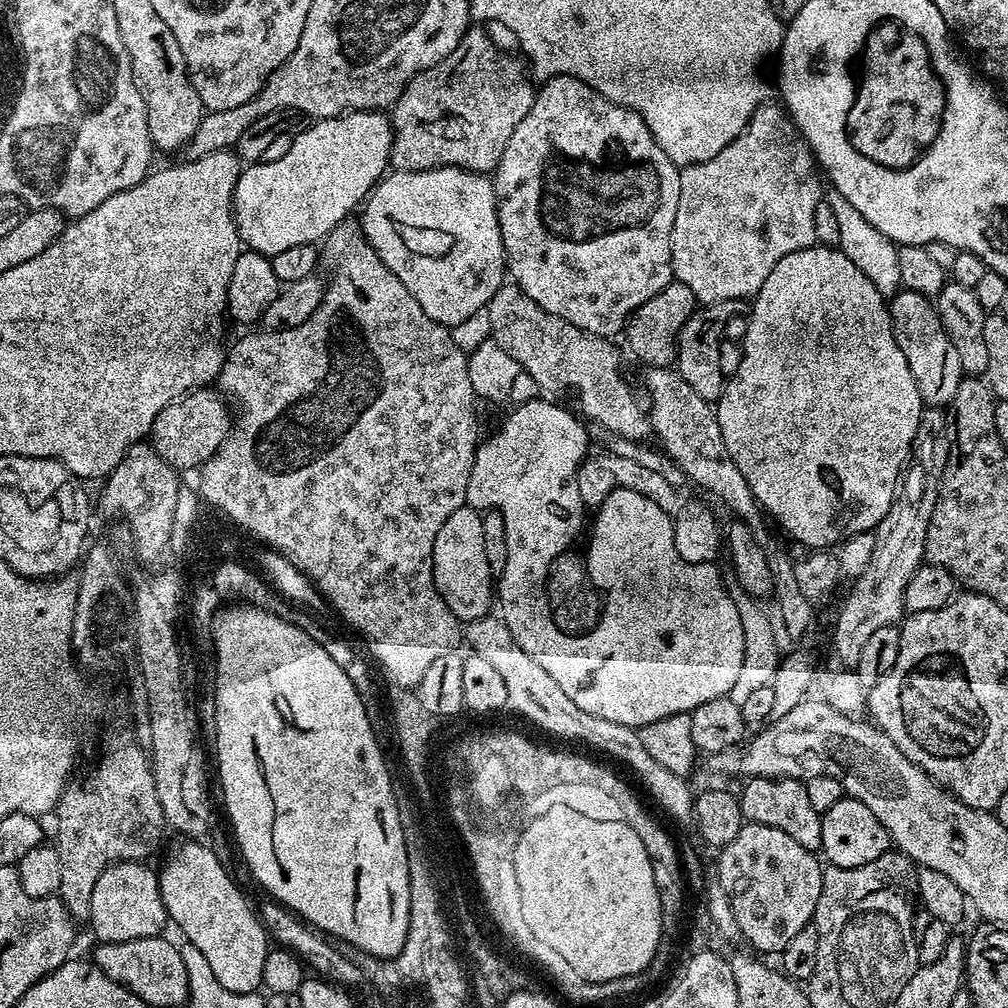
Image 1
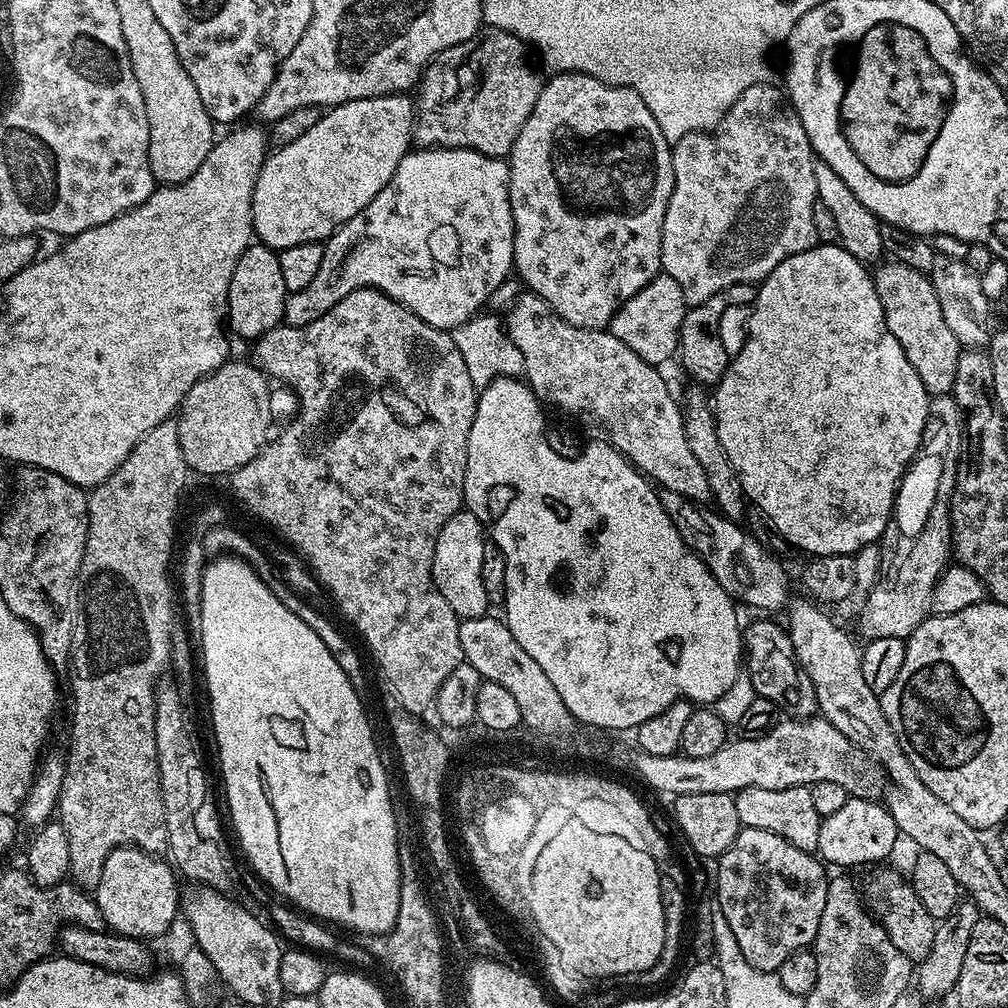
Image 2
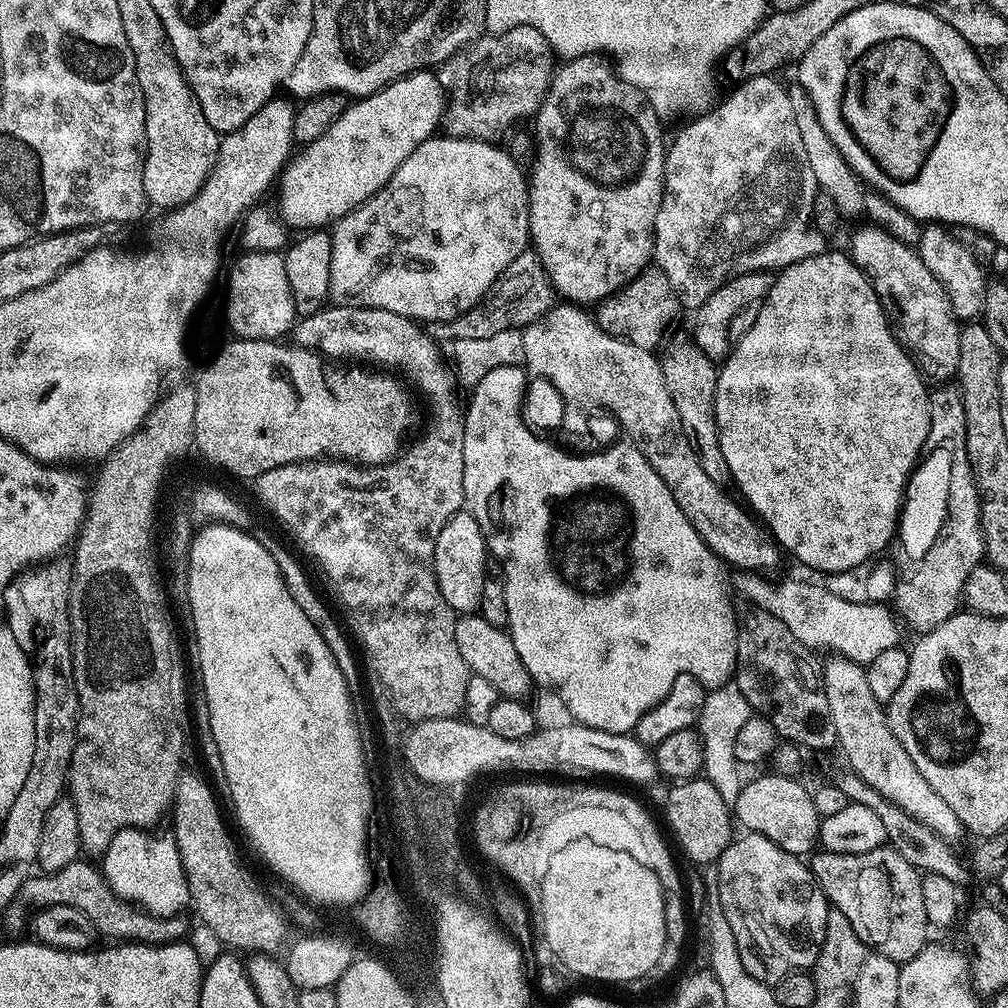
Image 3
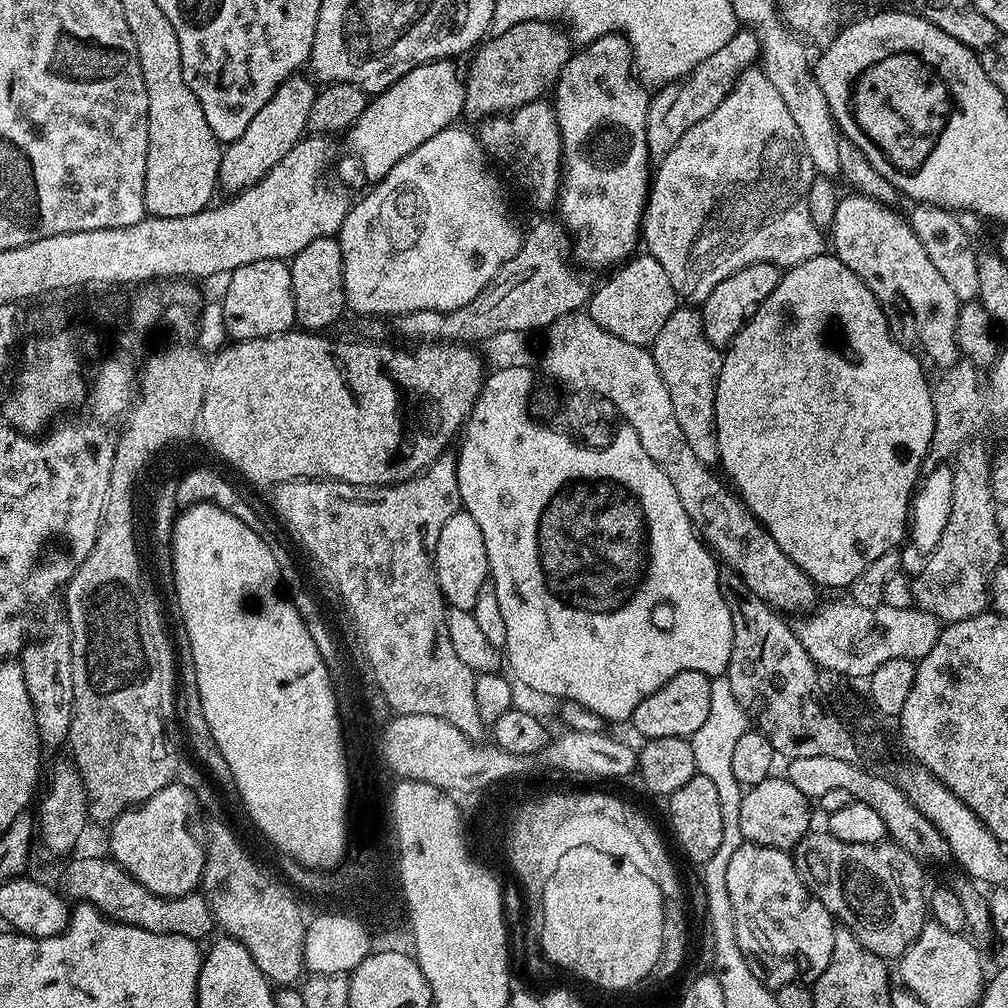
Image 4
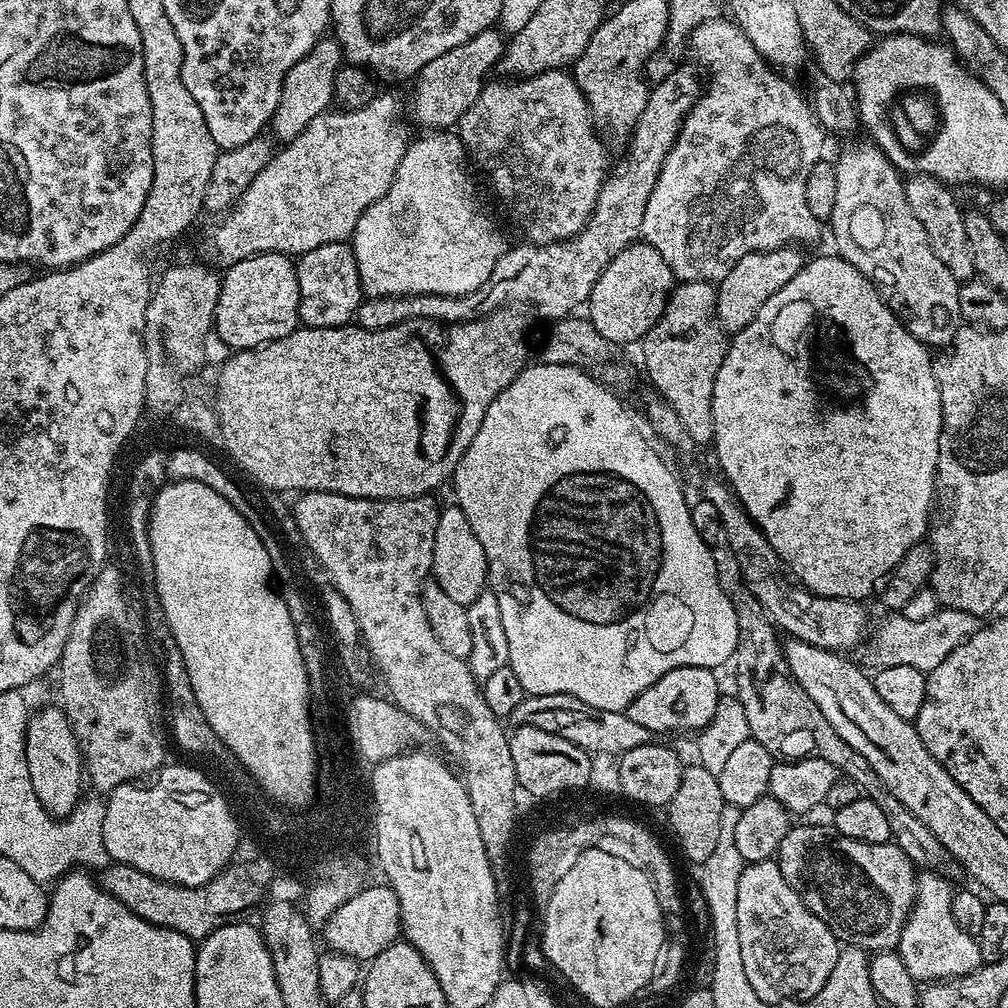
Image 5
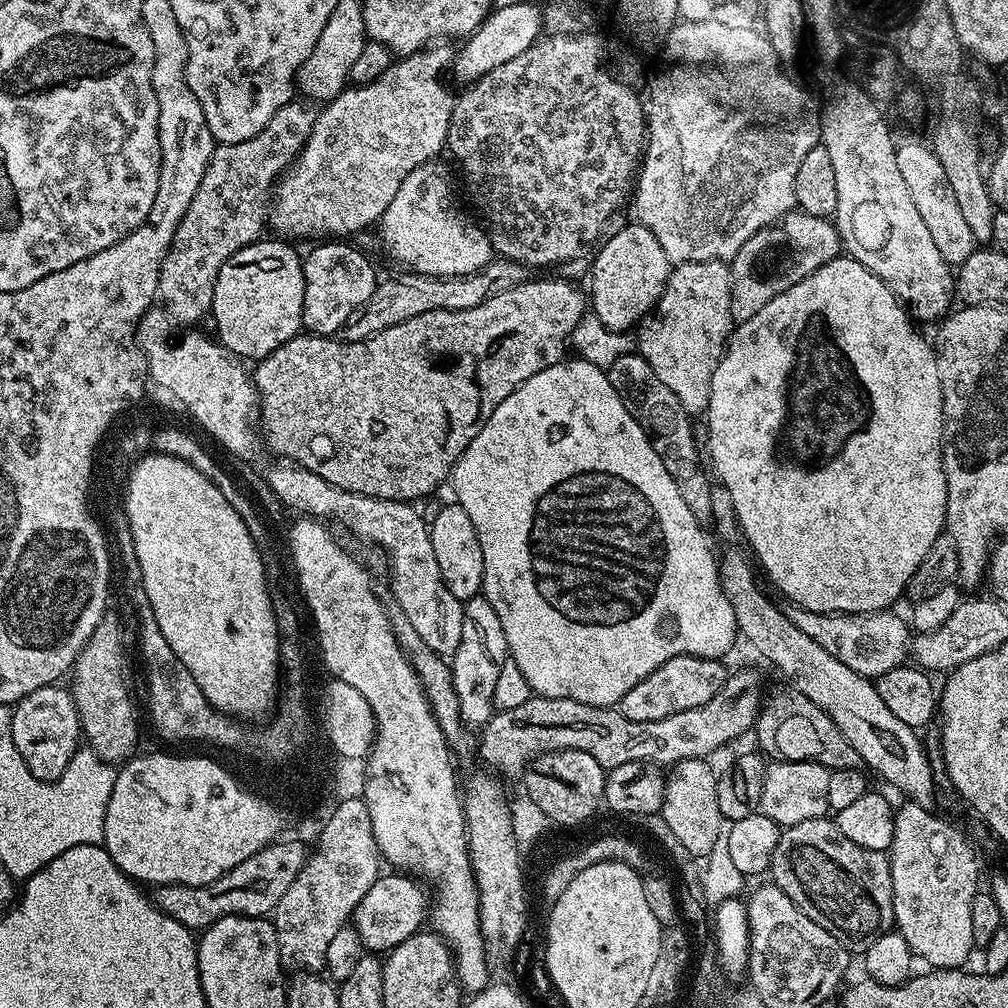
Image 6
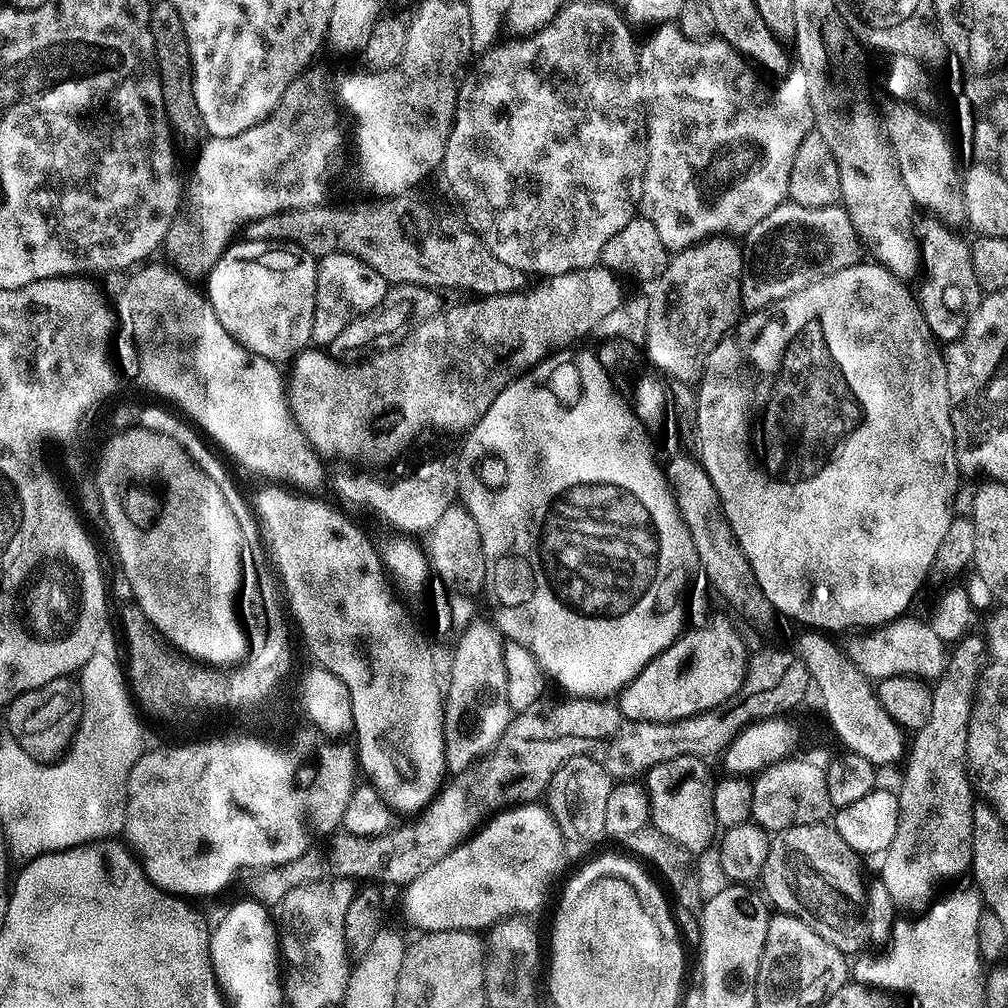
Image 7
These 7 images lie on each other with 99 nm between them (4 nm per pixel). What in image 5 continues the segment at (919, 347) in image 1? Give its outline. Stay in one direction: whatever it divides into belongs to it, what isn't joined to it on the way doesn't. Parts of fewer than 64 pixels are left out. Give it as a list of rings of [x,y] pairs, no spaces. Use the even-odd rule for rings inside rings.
[[[860,139],[852,142],[857,144],[850,145],[841,154],[840,160],[835,161],[838,194],[834,197],[834,214],[830,221],[832,236],[836,239],[835,251],[876,286],[876,291],[886,302],[888,309],[898,317],[909,334],[918,338],[918,342],[922,342],[929,349],[943,350],[952,343],[957,328],[962,324],[958,306],[960,284],[954,274],[946,270],[946,265],[934,255],[934,250],[930,250],[930,238],[926,238],[922,222],[914,218],[914,210],[910,210],[910,202],[906,202],[901,173],[897,172],[890,158],[882,154],[877,144]]]

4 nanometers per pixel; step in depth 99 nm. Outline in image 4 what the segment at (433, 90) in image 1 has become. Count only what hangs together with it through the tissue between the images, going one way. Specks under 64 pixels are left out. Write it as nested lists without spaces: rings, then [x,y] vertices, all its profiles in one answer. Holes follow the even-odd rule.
[[[527,20],[518,26],[510,26],[506,34],[485,39],[471,53],[472,61],[463,77],[463,115],[475,122],[483,122],[489,116],[507,114],[523,104],[541,99],[544,91],[555,85],[562,66],[566,66],[573,51],[574,44],[569,33],[547,20]]]

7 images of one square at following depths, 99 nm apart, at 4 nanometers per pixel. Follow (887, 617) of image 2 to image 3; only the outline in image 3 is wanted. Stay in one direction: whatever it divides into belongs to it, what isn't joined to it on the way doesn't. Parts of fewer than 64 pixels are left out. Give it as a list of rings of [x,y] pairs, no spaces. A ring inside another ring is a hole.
[[[936,386],[928,393],[929,441],[951,442],[948,513],[934,546],[926,550],[924,557],[913,567],[916,569],[909,574],[908,580],[901,579],[897,583],[894,595],[895,615],[903,623],[905,620],[916,634],[934,630],[946,622],[946,618],[956,615],[962,604],[970,570],[974,570],[985,559],[984,535],[980,530],[980,496],[968,467],[968,451],[964,449],[964,404],[960,401],[959,391],[955,387],[948,387],[952,386]]]

